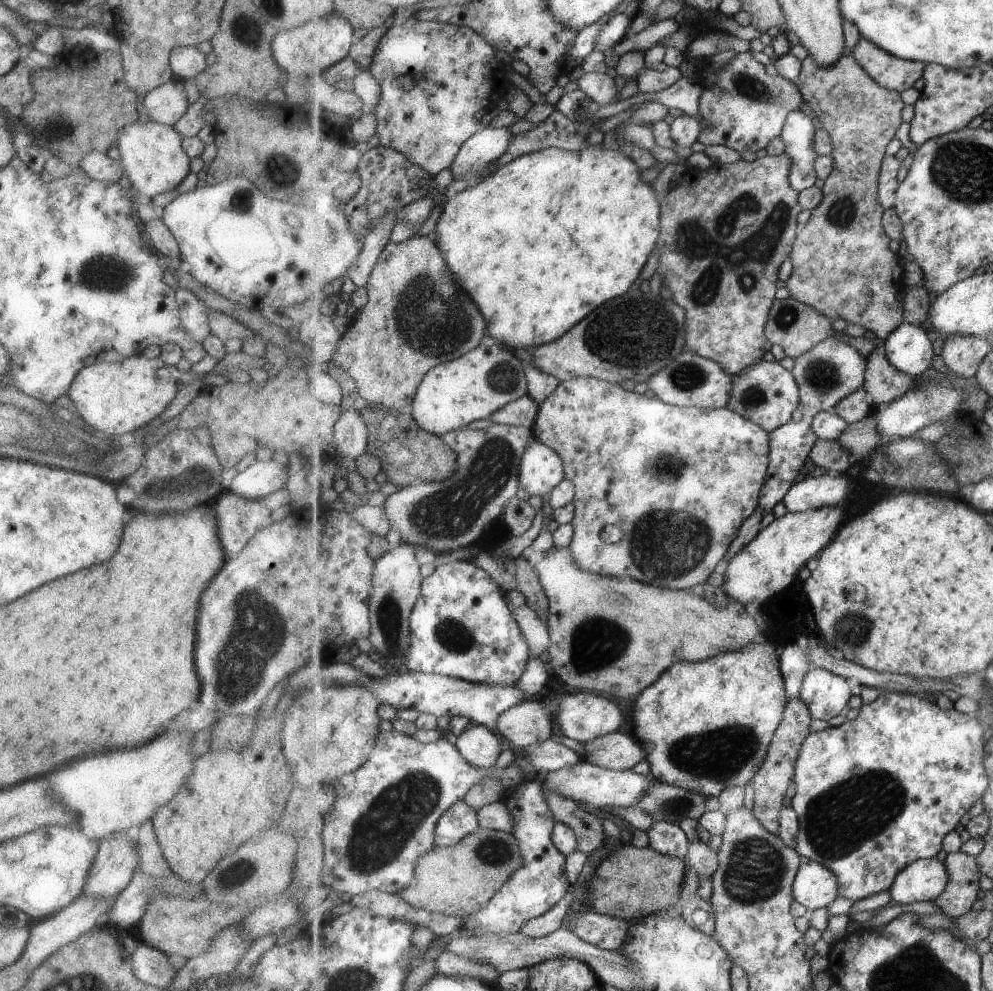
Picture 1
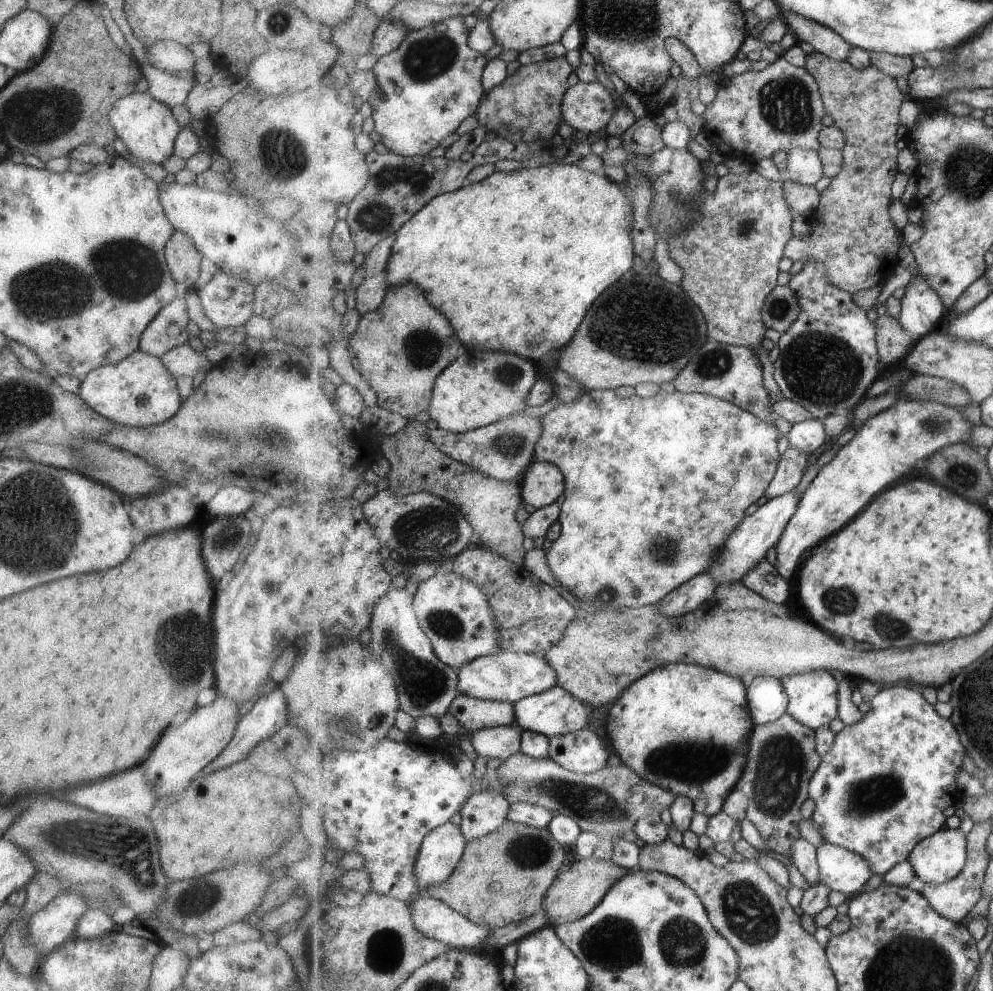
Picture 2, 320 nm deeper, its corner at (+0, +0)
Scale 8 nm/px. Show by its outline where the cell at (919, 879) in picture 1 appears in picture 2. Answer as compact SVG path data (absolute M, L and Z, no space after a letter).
M943 827L930 837L922 840L910 854L910 861L917 876L923 883L941 884L955 878L964 868L968 859L968 838L960 827Z

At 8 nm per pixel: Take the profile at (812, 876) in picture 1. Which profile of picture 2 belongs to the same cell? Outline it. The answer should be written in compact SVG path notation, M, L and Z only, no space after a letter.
M823 842L818 848L818 863L819 884L844 893L848 900L866 889L874 874L868 858L833 843Z

